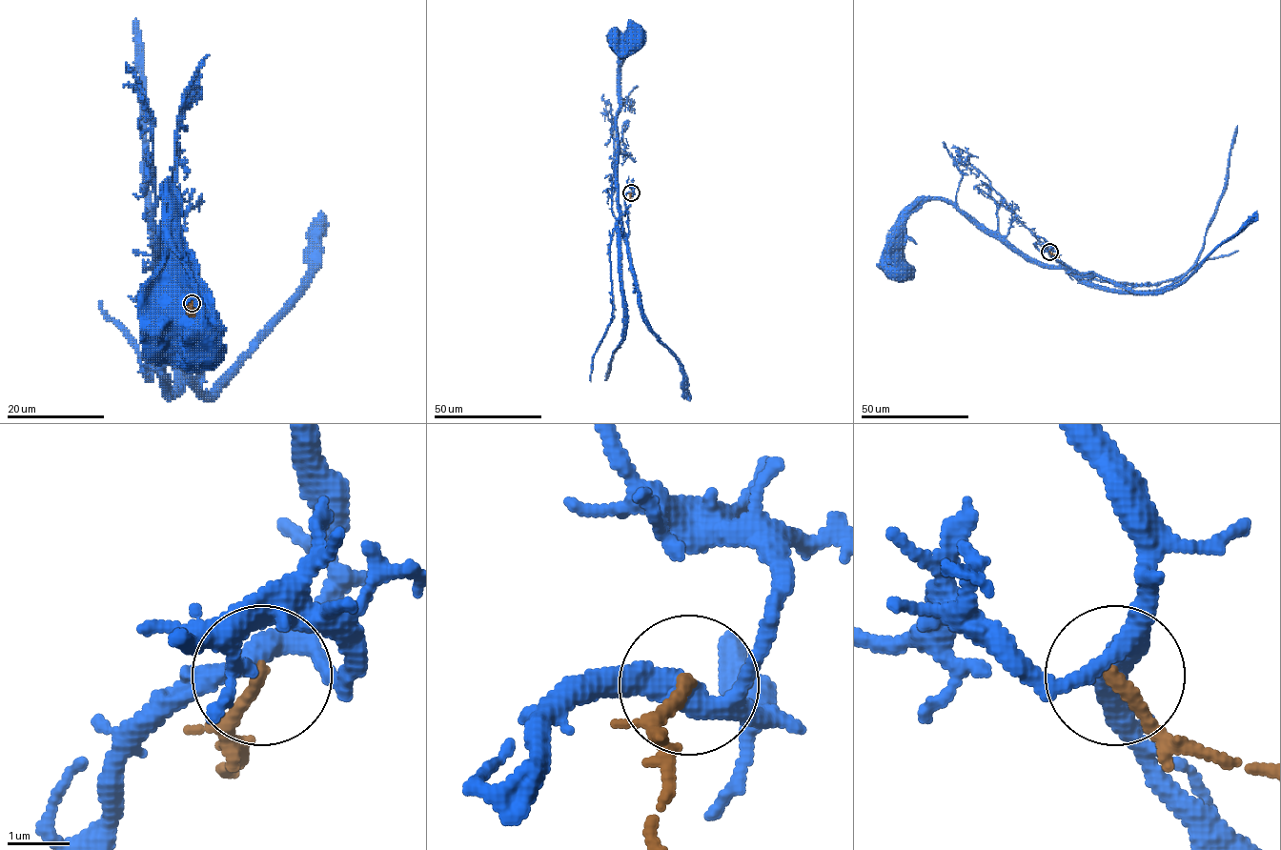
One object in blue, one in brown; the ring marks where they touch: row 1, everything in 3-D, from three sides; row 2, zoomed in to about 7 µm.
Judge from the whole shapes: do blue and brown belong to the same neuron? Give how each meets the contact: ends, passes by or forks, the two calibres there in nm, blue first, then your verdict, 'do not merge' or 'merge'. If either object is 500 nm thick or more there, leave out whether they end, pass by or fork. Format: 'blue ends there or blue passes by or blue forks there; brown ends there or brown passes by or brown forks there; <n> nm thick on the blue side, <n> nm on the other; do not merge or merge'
blue forks there; brown ends there; 320 nm thick on the blue side, 240 nm on the other; do not merge

